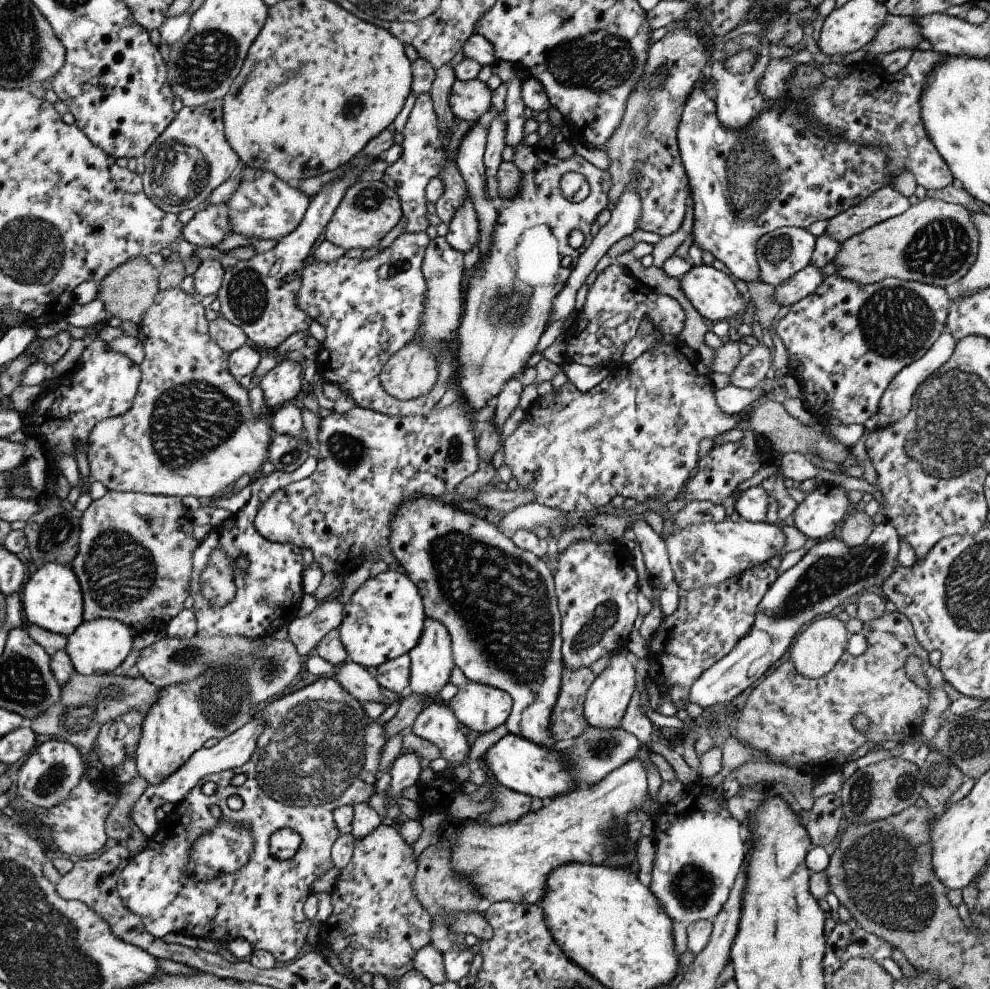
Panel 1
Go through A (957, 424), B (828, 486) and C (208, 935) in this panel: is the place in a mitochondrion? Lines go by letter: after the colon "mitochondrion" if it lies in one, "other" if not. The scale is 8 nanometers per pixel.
A: mitochondrion
B: other
C: other

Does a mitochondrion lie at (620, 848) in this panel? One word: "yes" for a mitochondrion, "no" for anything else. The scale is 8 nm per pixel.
no

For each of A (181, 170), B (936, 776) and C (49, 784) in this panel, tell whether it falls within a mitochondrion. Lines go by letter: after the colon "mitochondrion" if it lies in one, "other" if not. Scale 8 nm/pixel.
A: mitochondrion
B: mitochondrion
C: mitochondrion

